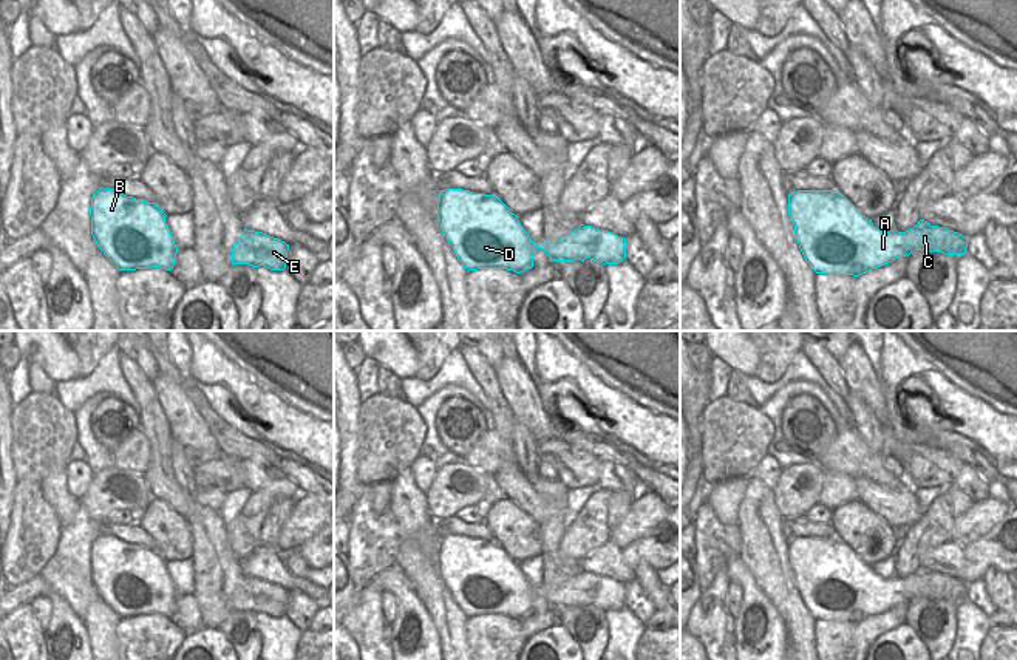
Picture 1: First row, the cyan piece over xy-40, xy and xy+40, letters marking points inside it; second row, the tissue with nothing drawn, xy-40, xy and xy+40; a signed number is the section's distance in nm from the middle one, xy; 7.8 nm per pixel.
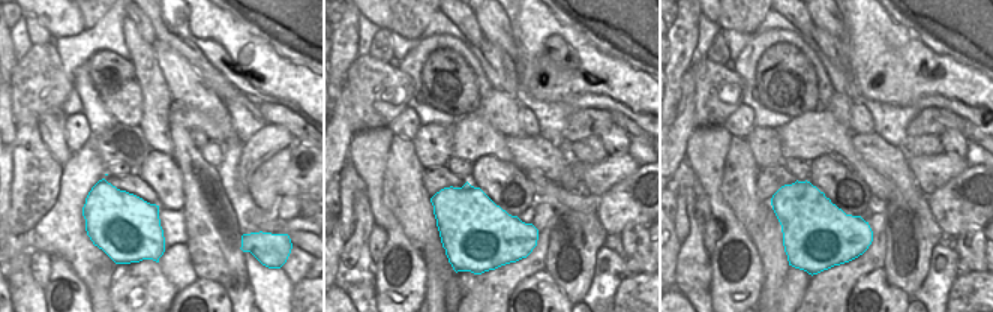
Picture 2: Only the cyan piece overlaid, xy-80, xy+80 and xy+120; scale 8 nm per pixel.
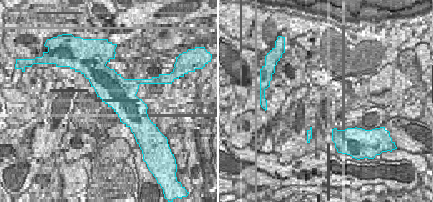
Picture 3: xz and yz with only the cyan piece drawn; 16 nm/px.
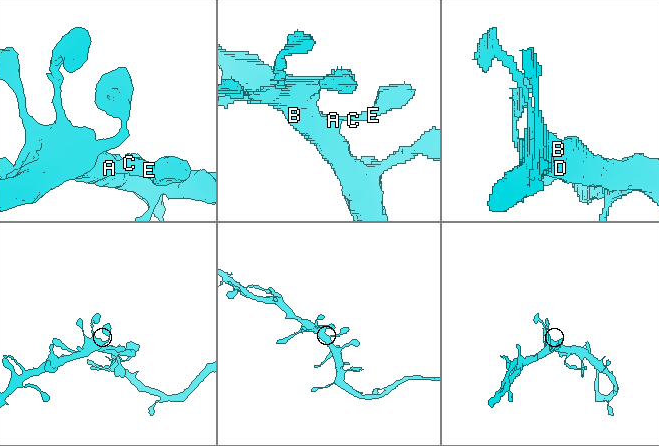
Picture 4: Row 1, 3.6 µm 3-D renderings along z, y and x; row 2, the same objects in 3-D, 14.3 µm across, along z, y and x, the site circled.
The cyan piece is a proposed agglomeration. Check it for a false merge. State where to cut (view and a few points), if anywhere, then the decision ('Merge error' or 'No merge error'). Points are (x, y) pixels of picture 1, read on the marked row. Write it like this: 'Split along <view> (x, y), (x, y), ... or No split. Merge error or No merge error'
No split. No merge error.

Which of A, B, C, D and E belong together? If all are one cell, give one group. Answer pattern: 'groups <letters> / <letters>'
groups A B C D E

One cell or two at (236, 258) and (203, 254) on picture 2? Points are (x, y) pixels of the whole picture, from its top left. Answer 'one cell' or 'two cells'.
one cell

